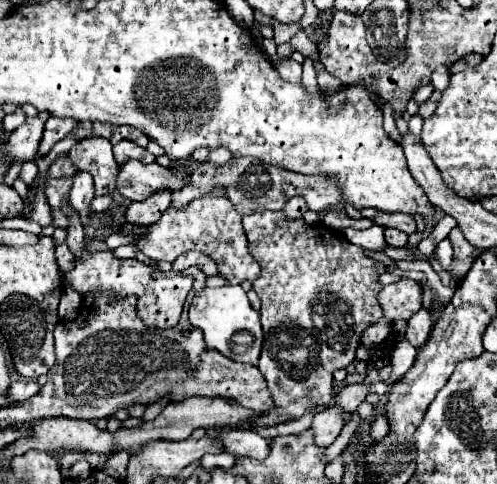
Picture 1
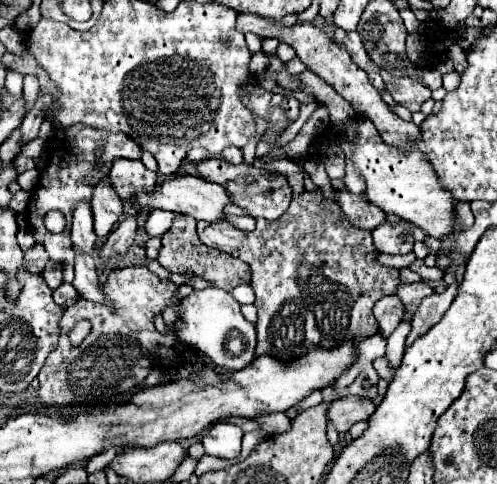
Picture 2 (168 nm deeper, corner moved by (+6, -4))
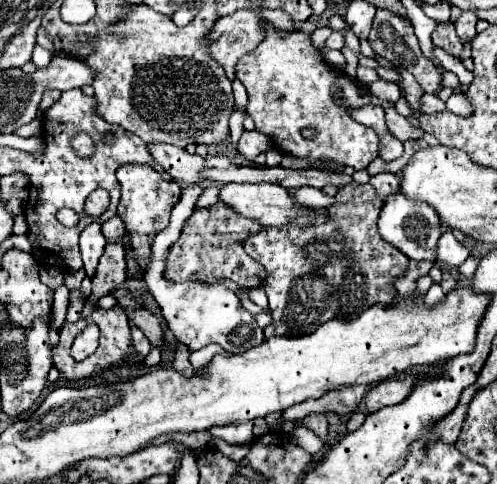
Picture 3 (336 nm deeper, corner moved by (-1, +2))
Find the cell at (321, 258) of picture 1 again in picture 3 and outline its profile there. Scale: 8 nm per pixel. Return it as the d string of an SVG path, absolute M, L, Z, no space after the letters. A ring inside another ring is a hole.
M346 184L336 194L336 206L330 206L332 220L326 224L312 226L280 226L280 228L264 228L260 234L246 240L246 252L260 262L268 276L264 290L270 300L270 312L274 322L264 330L264 338L272 336L302 336L310 330L316 330L320 324L342 318L352 320L360 312L368 310L374 304L390 306L396 298L394 280L406 272L408 258L400 254L392 244L384 242L378 234L378 214L382 208L382 200L376 196L376 190L370 184Z

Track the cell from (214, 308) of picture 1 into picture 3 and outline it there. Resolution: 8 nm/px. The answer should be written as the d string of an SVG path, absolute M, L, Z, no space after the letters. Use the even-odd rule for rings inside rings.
M190 184L182 192L182 198L180 198L182 202L172 210L170 226L154 238L154 246L152 246L154 258L152 258L150 270L144 274L144 282L150 290L150 294L156 298L158 306L162 308L162 316L166 320L166 326L176 336L178 342L186 344L190 350L200 350L200 348L216 342L224 350L228 350L230 354L242 354L254 346L260 346L260 342L264 342L264 334L262 334L262 328L256 324L254 316L242 306L242 302L238 300L238 296L232 290L228 290L222 284L170 282L162 276L170 242L180 234L180 224L184 224L186 218L192 214L196 200L202 192L204 190L200 184Z

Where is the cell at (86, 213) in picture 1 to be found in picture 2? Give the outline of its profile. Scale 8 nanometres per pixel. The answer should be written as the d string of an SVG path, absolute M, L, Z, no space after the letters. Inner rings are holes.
M79 202L73 210L71 242L75 248L81 248L85 252L91 252L97 242L97 236L93 232L93 214L89 202Z

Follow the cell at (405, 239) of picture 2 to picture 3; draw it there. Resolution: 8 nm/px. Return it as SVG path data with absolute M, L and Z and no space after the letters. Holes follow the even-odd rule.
M398 190L396 194L388 196L384 206L382 206L382 212L380 212L380 218L378 218L378 230L380 230L380 234L386 242L396 246L410 260L430 260L430 262L434 262L436 246L438 246L438 240L442 236L442 230L440 230L440 218L428 202L404 198L402 190Z

